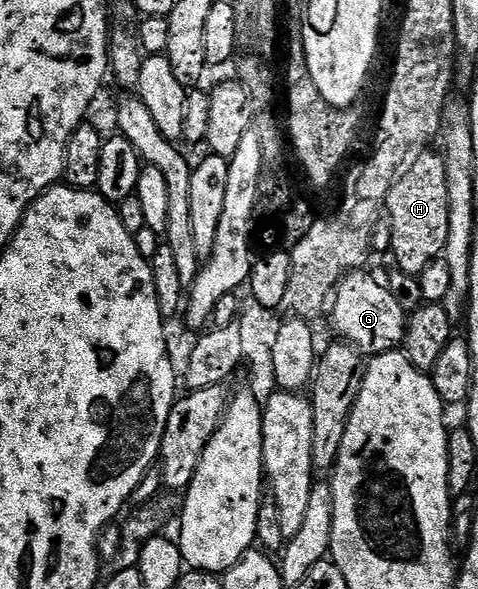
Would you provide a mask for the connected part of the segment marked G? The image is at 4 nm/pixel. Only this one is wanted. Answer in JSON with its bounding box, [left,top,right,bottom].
[331,271,407,355]

